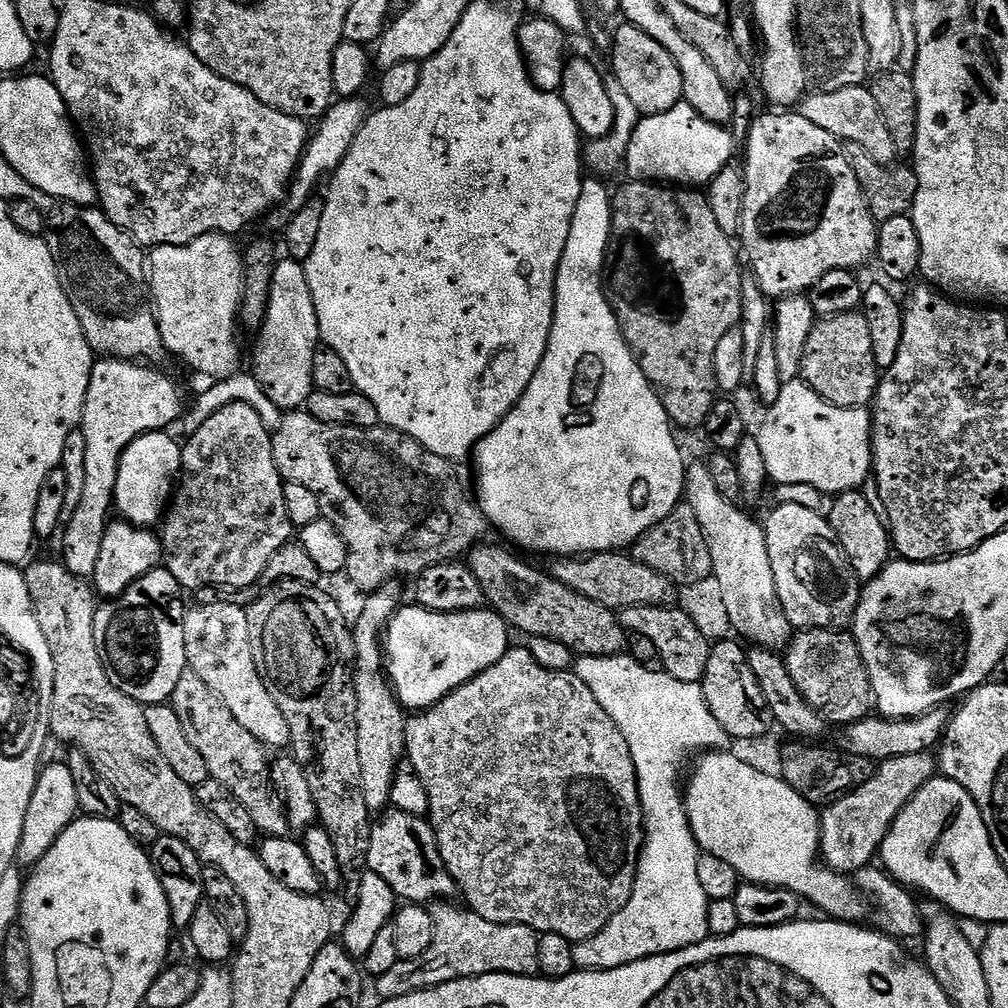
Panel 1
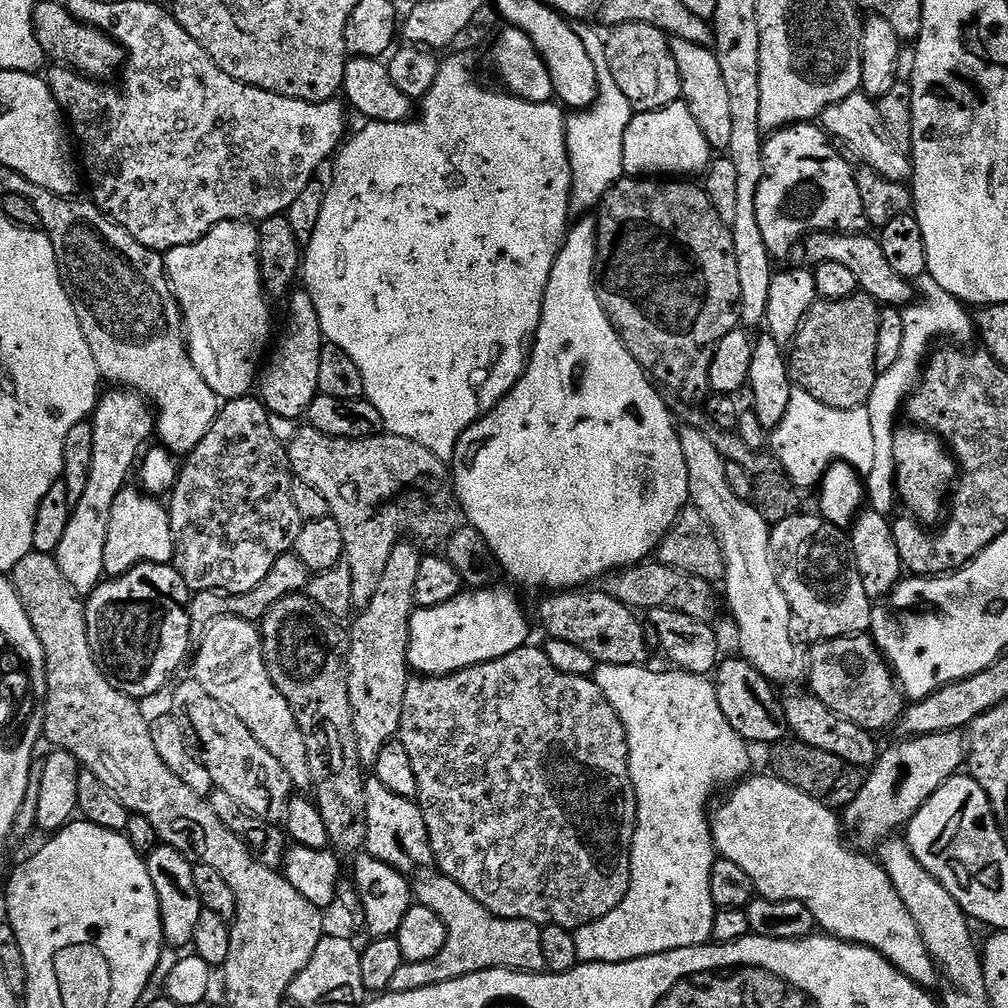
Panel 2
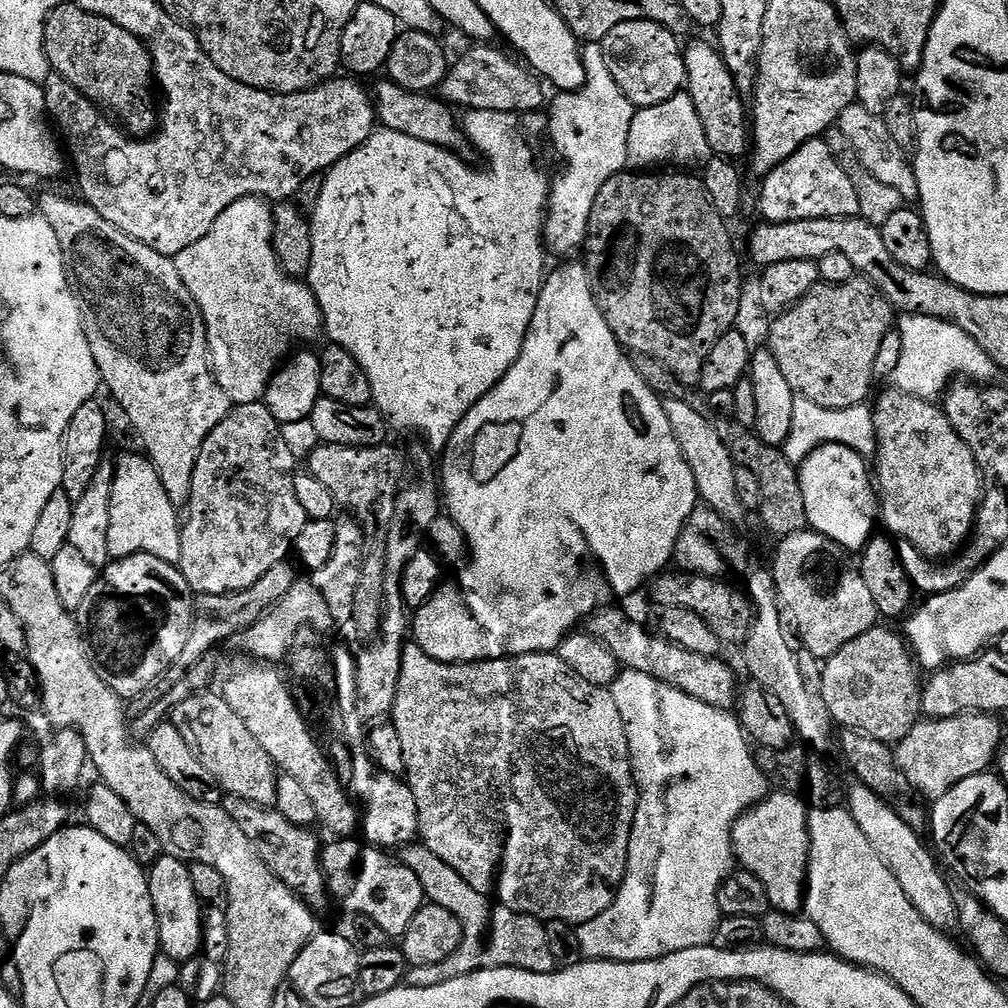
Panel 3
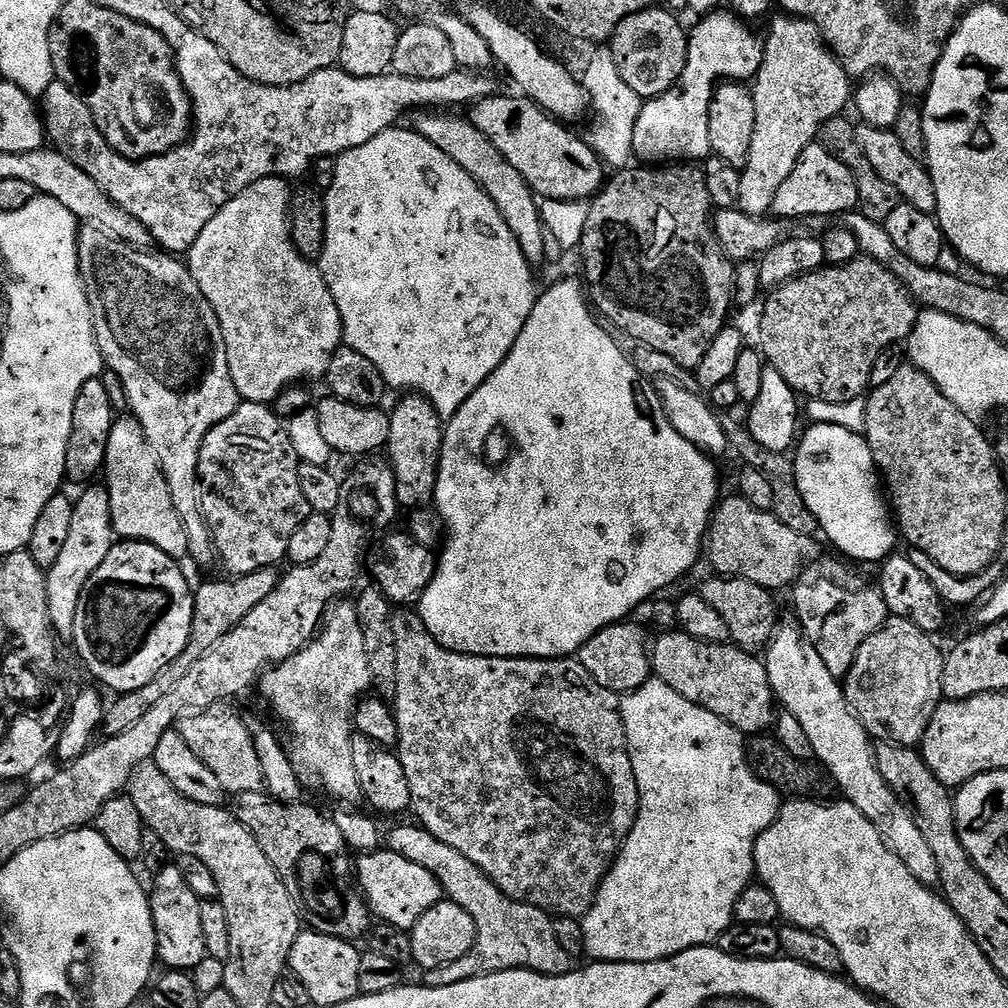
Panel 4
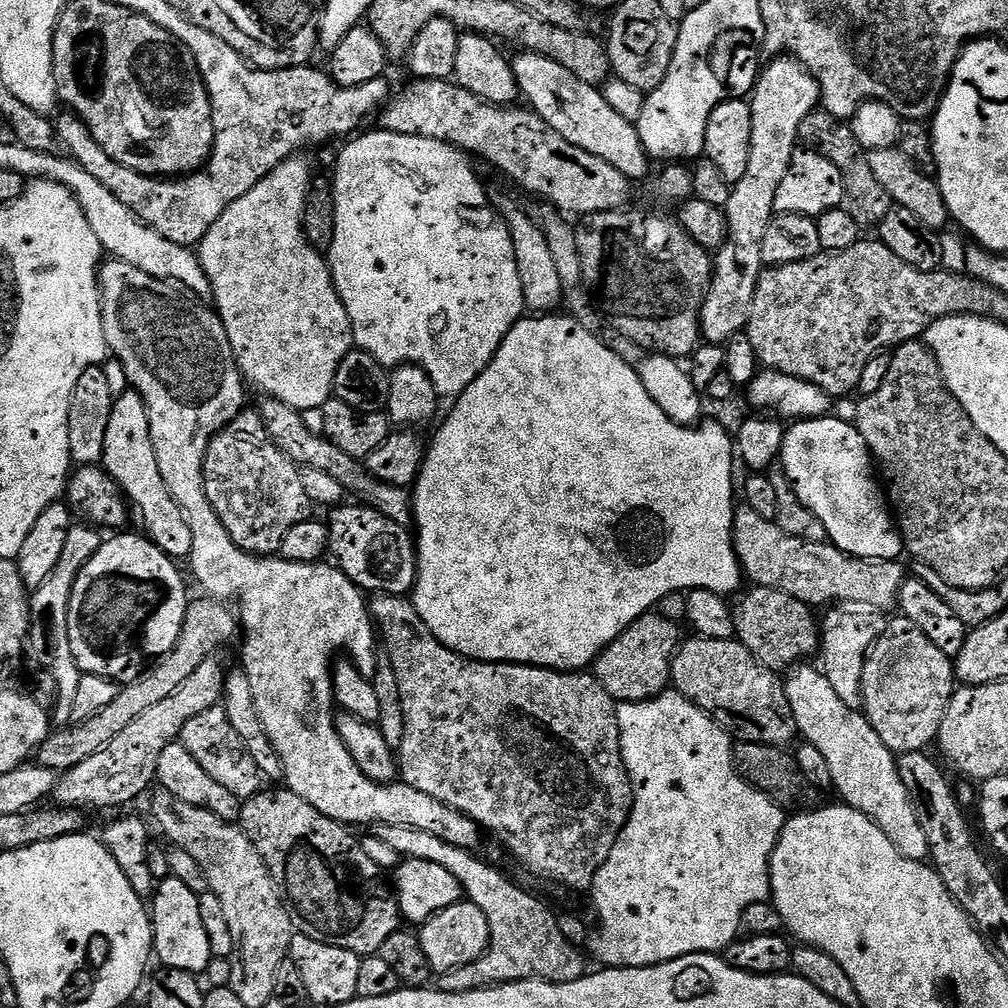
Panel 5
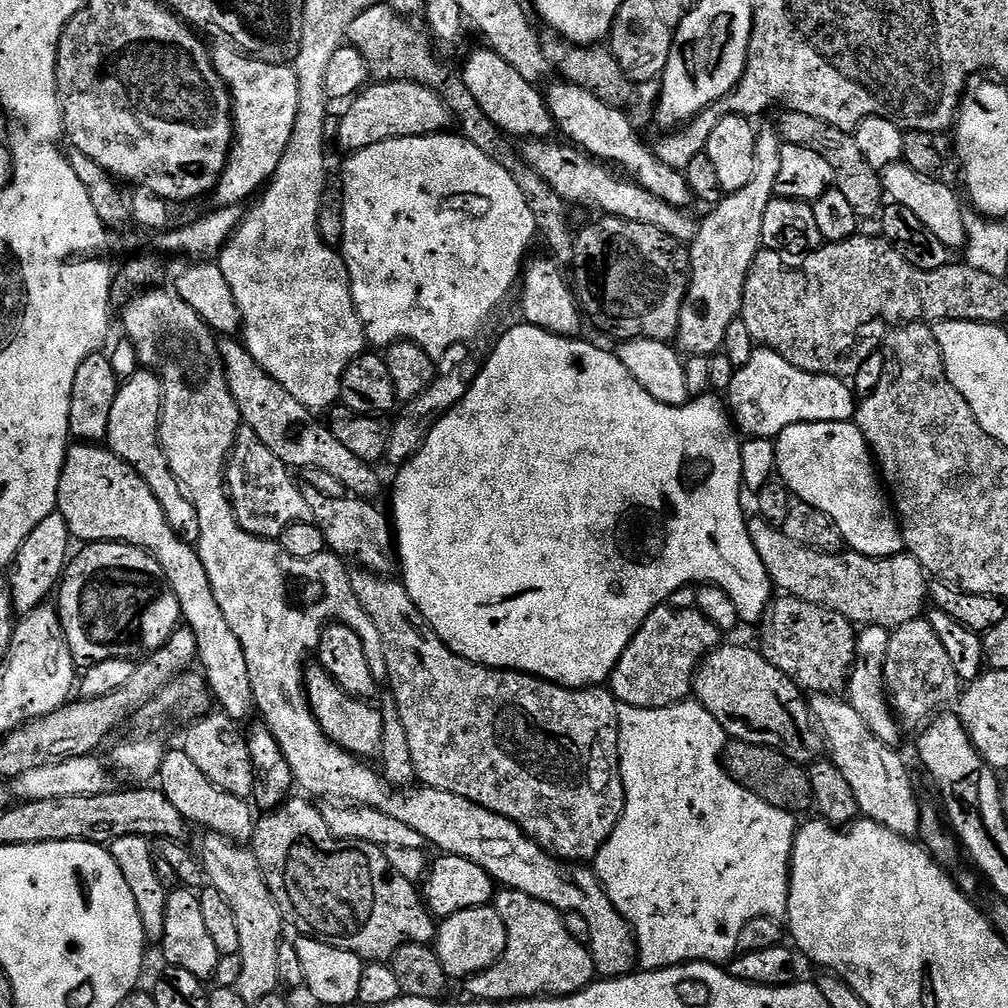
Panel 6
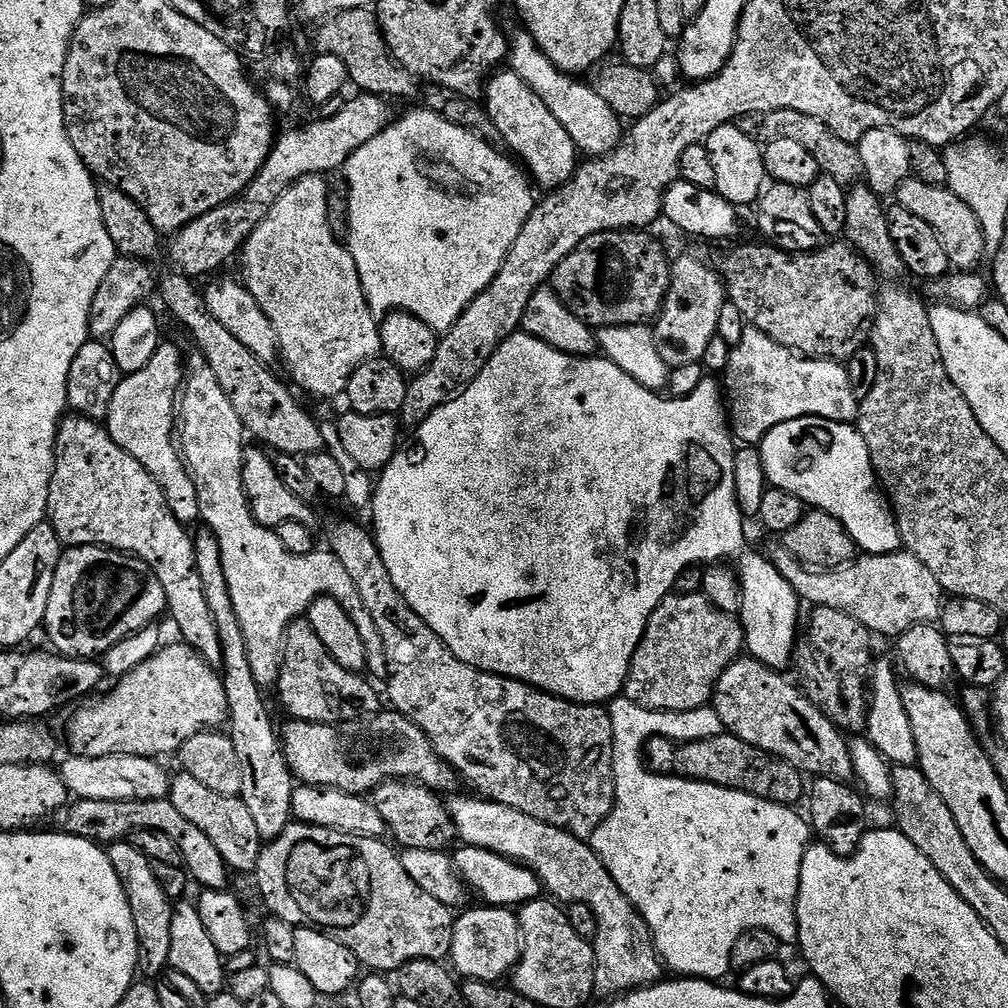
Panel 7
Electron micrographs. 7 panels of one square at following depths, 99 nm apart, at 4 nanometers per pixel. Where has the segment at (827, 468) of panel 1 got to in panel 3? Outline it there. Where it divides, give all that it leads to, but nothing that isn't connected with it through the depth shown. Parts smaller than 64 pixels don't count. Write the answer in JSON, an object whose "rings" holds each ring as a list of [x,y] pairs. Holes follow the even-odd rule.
{"rings":[[[797,397],[794,404],[793,425],[790,435],[782,446],[783,452],[794,465],[803,464],[806,457],[822,444],[840,444],[850,446],[860,456],[870,458],[876,452],[876,431],[872,408],[867,403],[848,407],[846,410],[830,410],[810,402],[809,399]]]}

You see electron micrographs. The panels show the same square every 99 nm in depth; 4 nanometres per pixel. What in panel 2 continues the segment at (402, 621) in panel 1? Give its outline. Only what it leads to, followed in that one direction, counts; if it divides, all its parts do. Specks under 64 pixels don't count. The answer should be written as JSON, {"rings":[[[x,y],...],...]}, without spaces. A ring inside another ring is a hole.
{"rings":[[[489,586],[479,590],[464,590],[460,595],[456,596],[450,602],[446,602],[442,606],[434,606],[433,608],[416,608],[412,614],[410,622],[410,646],[408,647],[408,662],[413,673],[420,676],[449,676],[451,672],[460,672],[464,668],[473,668],[475,664],[485,664],[491,660],[502,658],[506,654],[510,654],[514,650],[525,647],[529,643],[528,640],[528,620],[524,617],[524,612],[520,609],[520,604],[508,592],[503,592],[500,586]]]}

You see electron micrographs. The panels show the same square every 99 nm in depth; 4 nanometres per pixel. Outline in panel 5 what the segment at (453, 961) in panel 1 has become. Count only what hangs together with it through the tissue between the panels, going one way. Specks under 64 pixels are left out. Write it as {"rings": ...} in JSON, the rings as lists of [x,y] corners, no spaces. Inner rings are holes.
{"rings":[[[374,824],[370,832],[398,850],[402,858],[446,866],[446,870],[458,878],[463,895],[476,904],[490,922],[491,940],[482,958],[443,973],[439,977],[440,984],[438,980],[439,991],[466,994],[479,988],[490,988],[494,984],[509,984],[519,980],[545,980],[551,984],[565,984],[586,975],[584,960],[580,957],[583,956],[581,949],[566,942],[562,930],[558,930],[557,913],[551,912],[538,897],[531,896],[514,881],[507,880],[498,869],[479,860],[475,851],[442,842],[442,838],[426,834],[426,830],[414,830],[406,826]]]}

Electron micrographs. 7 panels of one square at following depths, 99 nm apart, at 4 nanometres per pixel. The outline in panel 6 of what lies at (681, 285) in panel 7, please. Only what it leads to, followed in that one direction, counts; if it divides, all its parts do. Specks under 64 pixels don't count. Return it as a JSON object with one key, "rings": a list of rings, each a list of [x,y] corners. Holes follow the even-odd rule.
{"rings":[[[775,127],[760,128],[754,150],[754,178],[742,190],[725,195],[711,209],[708,217],[700,220],[698,234],[688,248],[688,293],[682,302],[675,343],[688,356],[715,356],[721,351],[730,322],[740,316],[744,287],[748,272],[762,250],[762,218],[766,206],[776,196],[778,165],[782,162],[781,139]]]}

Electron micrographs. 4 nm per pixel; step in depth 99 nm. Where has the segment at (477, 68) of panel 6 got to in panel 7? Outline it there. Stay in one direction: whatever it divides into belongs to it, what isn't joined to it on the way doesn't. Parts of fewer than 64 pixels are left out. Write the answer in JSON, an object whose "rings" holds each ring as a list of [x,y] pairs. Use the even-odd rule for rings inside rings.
{"rings":[[[511,70],[497,71],[484,86],[482,104],[498,128],[503,143],[508,144],[507,151],[523,165],[527,175],[535,183],[537,180],[544,187],[544,190],[560,188],[576,174],[576,144],[570,134],[562,130],[562,122],[558,122],[558,118],[550,114],[546,102],[542,102],[542,98],[538,98],[538,94],[534,94],[534,90],[530,90],[530,86],[526,86],[526,82],[518,78],[518,74]]]}

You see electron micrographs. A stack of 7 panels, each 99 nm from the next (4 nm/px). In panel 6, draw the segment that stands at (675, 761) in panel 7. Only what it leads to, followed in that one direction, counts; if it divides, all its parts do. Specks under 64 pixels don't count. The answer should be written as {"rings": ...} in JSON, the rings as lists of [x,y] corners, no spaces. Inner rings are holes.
{"rings":[[[729,739],[724,745],[722,763],[726,774],[730,774],[730,778],[734,778],[738,786],[750,790],[750,794],[758,794],[762,802],[793,814],[813,811],[814,790],[810,786],[808,773],[801,765],[786,758],[786,754],[770,746],[758,746],[750,742]]]}

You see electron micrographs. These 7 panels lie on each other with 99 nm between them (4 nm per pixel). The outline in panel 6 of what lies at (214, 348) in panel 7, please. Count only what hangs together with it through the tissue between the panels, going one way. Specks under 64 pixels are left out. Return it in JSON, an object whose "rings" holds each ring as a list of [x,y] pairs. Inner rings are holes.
{"rings":[[[236,338],[220,340],[220,358],[230,394],[240,411],[243,427],[254,430],[258,438],[271,452],[274,458],[288,465],[293,470],[303,470],[310,466],[318,466],[318,470],[328,471],[332,477],[342,482],[345,493],[360,497],[361,500],[375,501],[380,492],[380,476],[373,465],[368,464],[358,454],[350,454],[338,438],[334,438],[331,427],[327,423],[316,421],[317,413],[311,408],[302,406],[294,394],[289,394],[250,354],[243,343]]]}

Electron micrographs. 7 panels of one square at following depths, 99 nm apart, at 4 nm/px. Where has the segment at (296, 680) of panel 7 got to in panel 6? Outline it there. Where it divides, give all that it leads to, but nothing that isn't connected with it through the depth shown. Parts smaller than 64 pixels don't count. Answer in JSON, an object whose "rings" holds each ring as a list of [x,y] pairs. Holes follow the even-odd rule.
{"rings":[[[319,666],[305,667],[304,694],[319,731],[327,734],[336,745],[357,758],[375,757],[379,753],[382,742],[382,714],[375,703],[358,700],[346,694],[346,690],[342,690],[342,686],[338,686],[338,682],[334,682],[334,678],[330,678],[330,674],[326,674],[326,670]]]}

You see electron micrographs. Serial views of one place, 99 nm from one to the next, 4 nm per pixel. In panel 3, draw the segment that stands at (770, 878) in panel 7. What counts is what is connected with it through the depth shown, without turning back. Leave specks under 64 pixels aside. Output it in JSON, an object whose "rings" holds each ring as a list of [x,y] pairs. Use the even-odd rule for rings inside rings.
{"rings":[[[631,670],[621,671],[614,683],[610,685],[610,691],[614,703],[618,706],[618,714],[622,714],[622,722],[626,726],[626,738],[632,759],[632,773],[636,776],[636,789],[640,792],[640,805],[636,811],[634,826],[630,834],[626,878],[622,882],[610,910],[602,910],[602,914],[598,914],[598,918],[579,925],[576,933],[578,942],[582,945],[585,960],[614,960],[618,964],[633,964],[643,960],[657,960],[666,954],[674,954],[678,950],[690,950],[711,945],[716,925],[722,919],[718,906],[718,894],[724,885],[724,879],[732,875],[738,864],[736,851],[732,845],[732,831],[740,816],[755,808],[765,796],[769,795],[770,785],[760,767],[756,765],[754,748],[749,737],[743,726],[740,725],[739,719],[731,711],[715,708],[706,702],[698,702],[698,698],[690,698],[690,694],[686,694],[682,690],[672,688],[668,684],[658,683],[654,678],[650,678],[650,674]]]}

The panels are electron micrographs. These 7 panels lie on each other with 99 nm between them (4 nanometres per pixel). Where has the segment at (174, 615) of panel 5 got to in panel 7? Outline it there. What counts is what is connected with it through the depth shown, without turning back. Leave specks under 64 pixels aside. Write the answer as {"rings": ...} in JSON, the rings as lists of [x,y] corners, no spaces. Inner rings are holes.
{"rings":[[[96,546],[61,551],[50,602],[42,625],[55,651],[66,656],[100,658],[122,638],[147,628],[165,615],[168,603],[162,582],[138,556]]]}

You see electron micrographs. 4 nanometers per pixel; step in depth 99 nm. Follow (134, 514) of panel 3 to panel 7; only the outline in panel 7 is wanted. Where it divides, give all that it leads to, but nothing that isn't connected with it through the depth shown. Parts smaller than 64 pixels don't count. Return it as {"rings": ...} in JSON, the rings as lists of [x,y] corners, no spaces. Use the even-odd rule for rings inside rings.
{"rings":[[[161,342],[154,358],[150,358],[142,370],[129,372],[121,379],[118,390],[114,390],[114,398],[110,398],[106,427],[110,438],[114,438],[114,442],[126,450],[126,454],[138,458],[138,462],[146,466],[146,474],[158,482],[174,518],[178,518],[180,524],[192,526],[192,523],[200,520],[198,490],[176,437],[178,393],[185,379],[186,356],[184,360],[178,345]]]}

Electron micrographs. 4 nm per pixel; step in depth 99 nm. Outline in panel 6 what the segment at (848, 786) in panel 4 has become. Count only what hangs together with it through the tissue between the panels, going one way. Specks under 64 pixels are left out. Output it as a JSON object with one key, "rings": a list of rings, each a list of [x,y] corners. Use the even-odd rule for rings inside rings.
{"rings":[[[813,695],[810,700],[812,718],[816,721],[816,726],[824,736],[827,755],[832,763],[842,770],[842,775],[846,782],[850,782],[850,790],[854,790],[854,798],[858,798],[858,806],[861,813],[867,819],[873,820],[875,824],[881,824],[883,828],[888,828],[894,834],[899,836],[915,837],[920,830],[920,811],[921,803],[916,802],[916,792],[912,789],[912,776],[908,773],[908,768],[904,765],[902,757],[896,753],[895,747],[884,744],[862,722],[858,710],[854,710],[847,699],[835,696],[818,696]]]}

